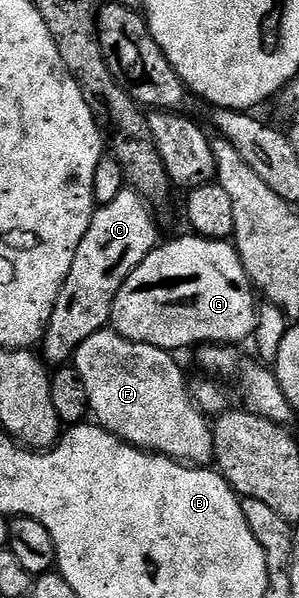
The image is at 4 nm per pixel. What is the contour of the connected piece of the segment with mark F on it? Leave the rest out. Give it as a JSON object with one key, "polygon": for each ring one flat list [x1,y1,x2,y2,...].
{"polygon":[[105,328,94,332,94,336,90,336,86,340,82,340,82,344,76,350,74,359,74,368,78,372,78,376,82,376,82,384,86,384,86,396,88,397,88,408,91,417,95,419,99,425,103,426,105,430,110,431,111,434,116,434,124,442,128,442,132,446,137,446,140,450,146,450,153,454,164,454,167,458,175,458,183,460,185,463,193,466,207,467,214,458,214,440,212,439,212,427,209,419,206,417,203,410,192,401,192,391,190,389,190,382,184,379,184,374,180,371,180,366,175,362,173,355,169,351,162,348,154,348,145,342,131,342,117,334,111,328]]}

